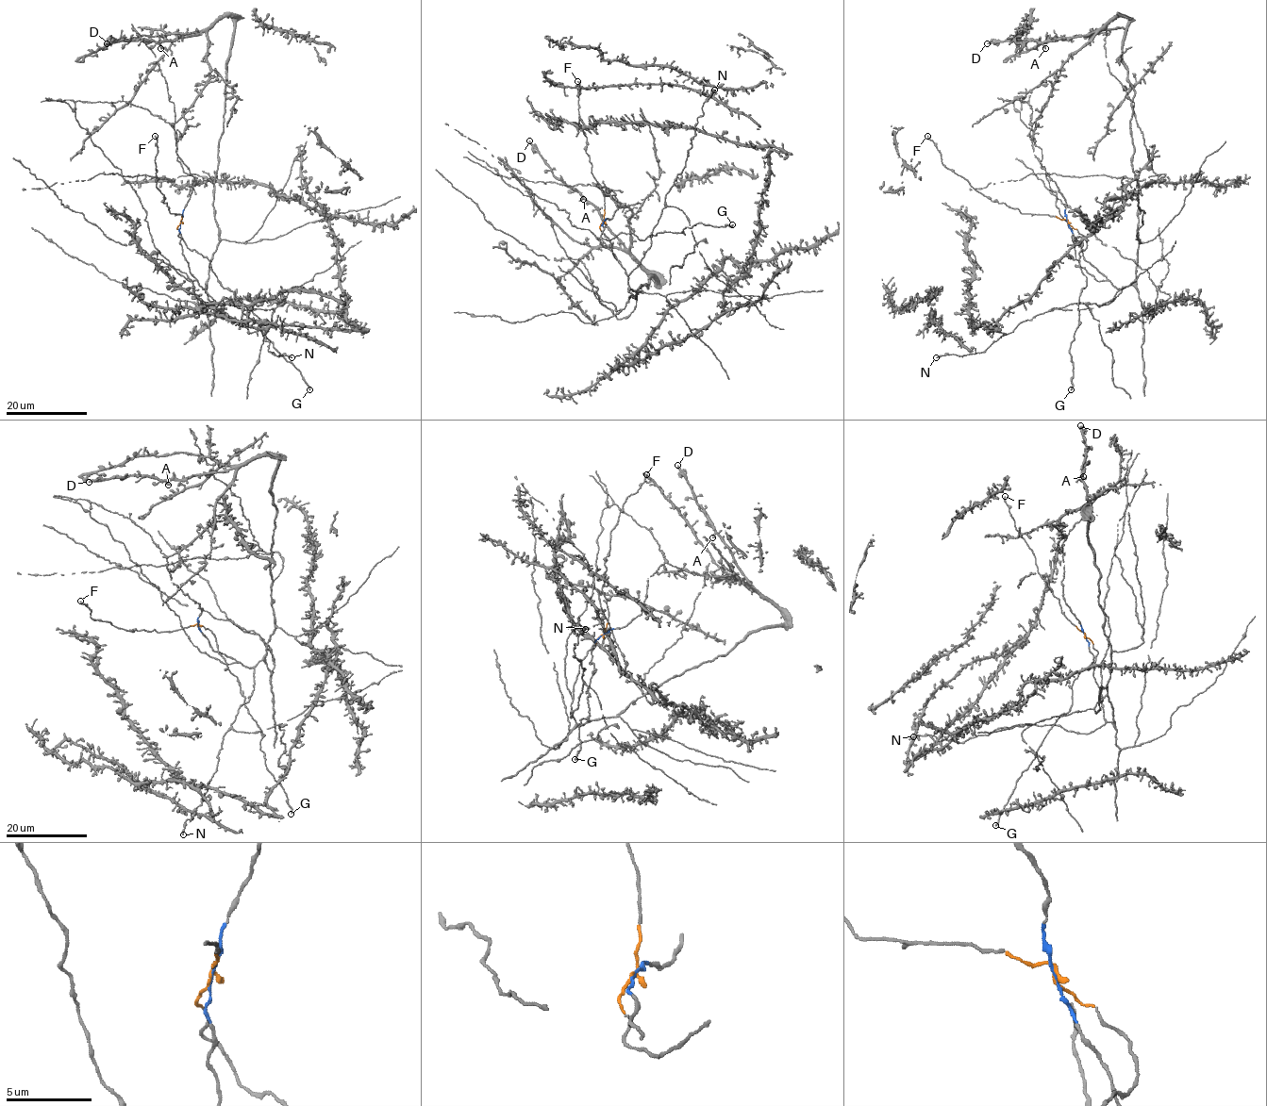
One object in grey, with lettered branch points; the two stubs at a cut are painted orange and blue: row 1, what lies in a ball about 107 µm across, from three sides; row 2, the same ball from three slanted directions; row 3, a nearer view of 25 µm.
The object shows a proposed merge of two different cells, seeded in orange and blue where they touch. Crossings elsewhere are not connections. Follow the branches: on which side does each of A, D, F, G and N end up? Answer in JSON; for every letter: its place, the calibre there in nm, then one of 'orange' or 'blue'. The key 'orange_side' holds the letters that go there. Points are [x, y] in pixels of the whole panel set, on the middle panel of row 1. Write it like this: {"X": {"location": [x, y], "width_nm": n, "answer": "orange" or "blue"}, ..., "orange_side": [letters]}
{"A": {"location": [583, 199], "width_nm": 360, "answer": "blue"}, "D": {"location": [529, 140], "width_nm": 320, "answer": "blue"}, "F": {"location": [577, 81], "width_nm": 170, "answer": "orange"}, "G": {"location": [732, 224], "width_nm": 280, "answer": "orange"}, "N": {"location": [714, 90], "width_nm": 190, "answer": "blue"}, "orange_side": ["F", "G"]}

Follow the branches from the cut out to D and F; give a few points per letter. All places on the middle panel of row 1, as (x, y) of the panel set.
D: (603, 221), (627, 284), (641, 292), (636, 292), (656, 279), (529, 140)
F: (603, 221), (604, 195), (592, 175), (587, 138), (578, 125), (577, 81)

